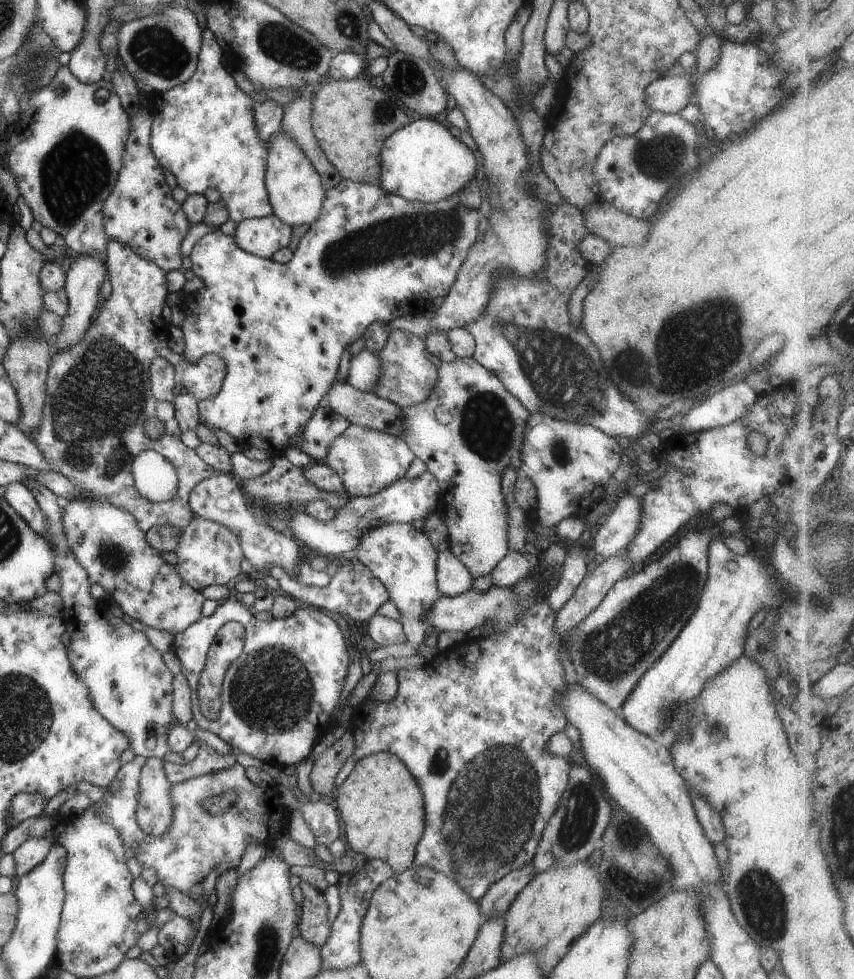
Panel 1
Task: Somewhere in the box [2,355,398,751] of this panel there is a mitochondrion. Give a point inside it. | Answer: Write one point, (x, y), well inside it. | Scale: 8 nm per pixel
(272, 690)

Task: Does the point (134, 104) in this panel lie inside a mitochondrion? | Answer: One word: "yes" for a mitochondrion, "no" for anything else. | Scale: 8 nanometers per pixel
no

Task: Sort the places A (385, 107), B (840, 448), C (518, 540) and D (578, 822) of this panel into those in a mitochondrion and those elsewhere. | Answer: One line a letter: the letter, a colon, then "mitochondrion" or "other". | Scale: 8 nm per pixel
A: mitochondrion
B: other
C: other
D: mitochondrion

